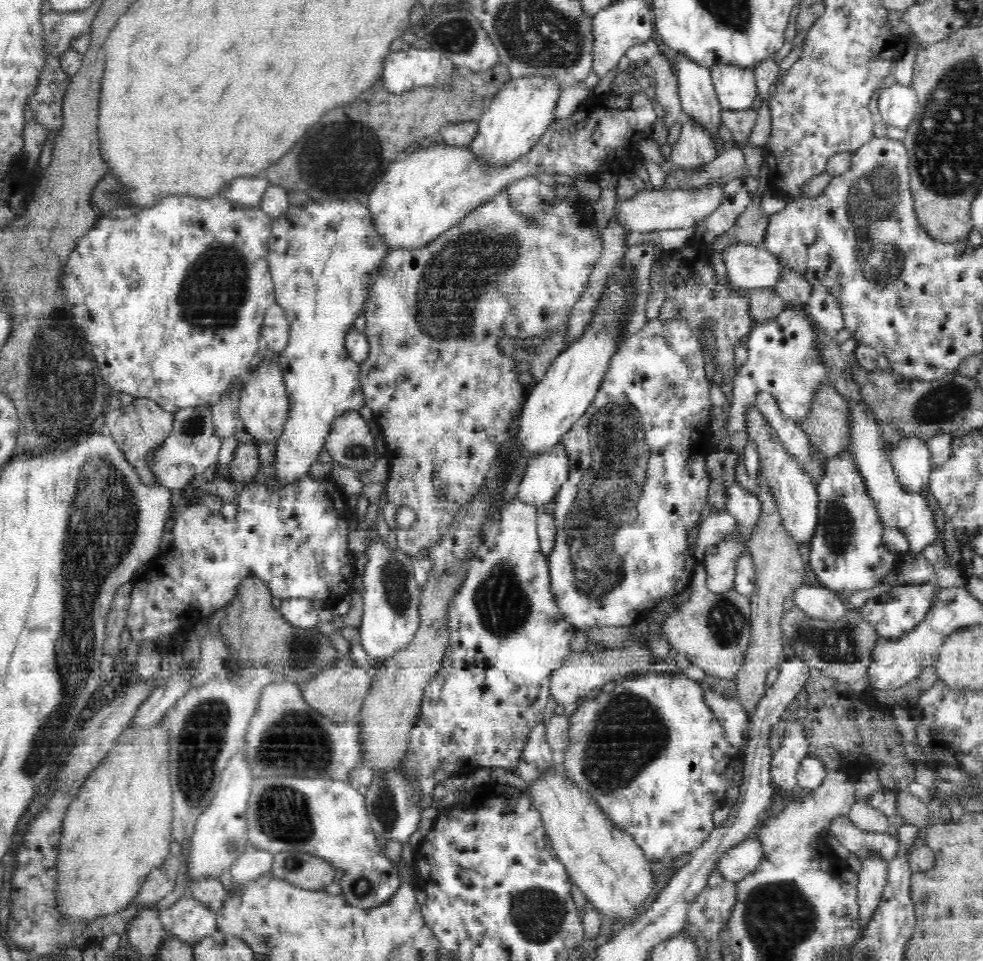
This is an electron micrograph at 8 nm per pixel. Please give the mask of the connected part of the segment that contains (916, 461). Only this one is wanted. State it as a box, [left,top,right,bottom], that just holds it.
[889,436,933,492]

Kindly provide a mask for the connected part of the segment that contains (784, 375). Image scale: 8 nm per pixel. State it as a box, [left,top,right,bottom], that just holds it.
[728,309,828,432]

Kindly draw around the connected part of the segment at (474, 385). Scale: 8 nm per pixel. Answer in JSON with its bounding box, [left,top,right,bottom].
[359,192,602,556]

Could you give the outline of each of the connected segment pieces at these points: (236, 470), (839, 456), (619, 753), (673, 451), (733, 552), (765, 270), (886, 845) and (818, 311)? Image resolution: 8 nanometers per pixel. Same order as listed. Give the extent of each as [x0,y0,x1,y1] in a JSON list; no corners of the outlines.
[[229,442,261,487],[809,449,896,593],[563,672,738,863],[548,314,711,628],[701,522,747,592],[716,243,781,290],[828,816,898,863],[807,286,845,334]]

